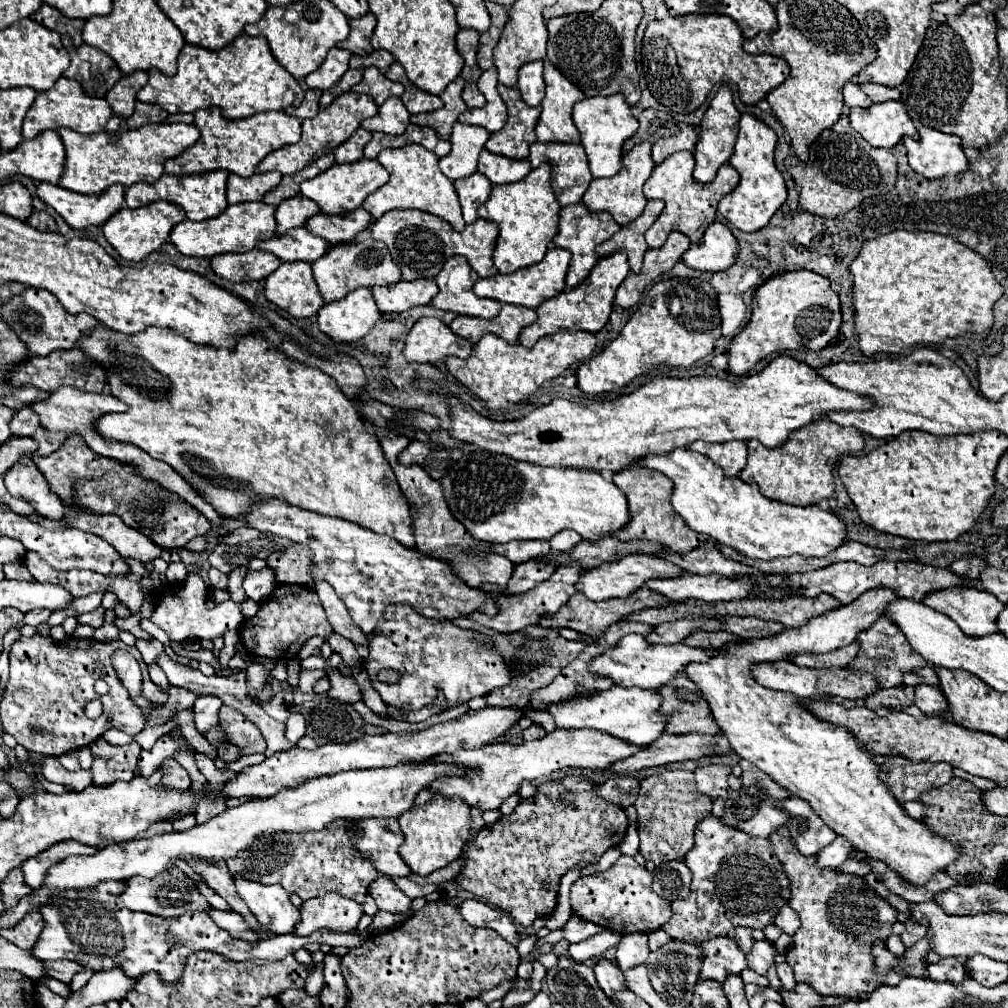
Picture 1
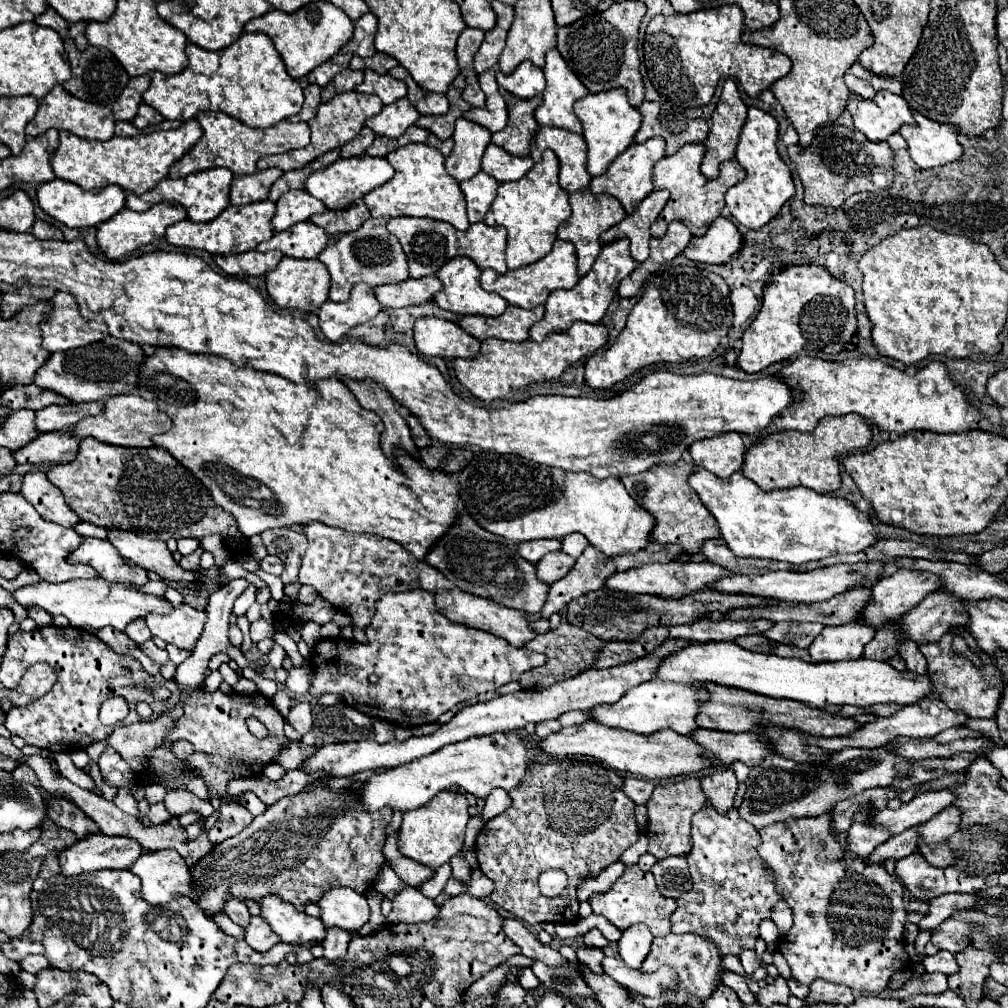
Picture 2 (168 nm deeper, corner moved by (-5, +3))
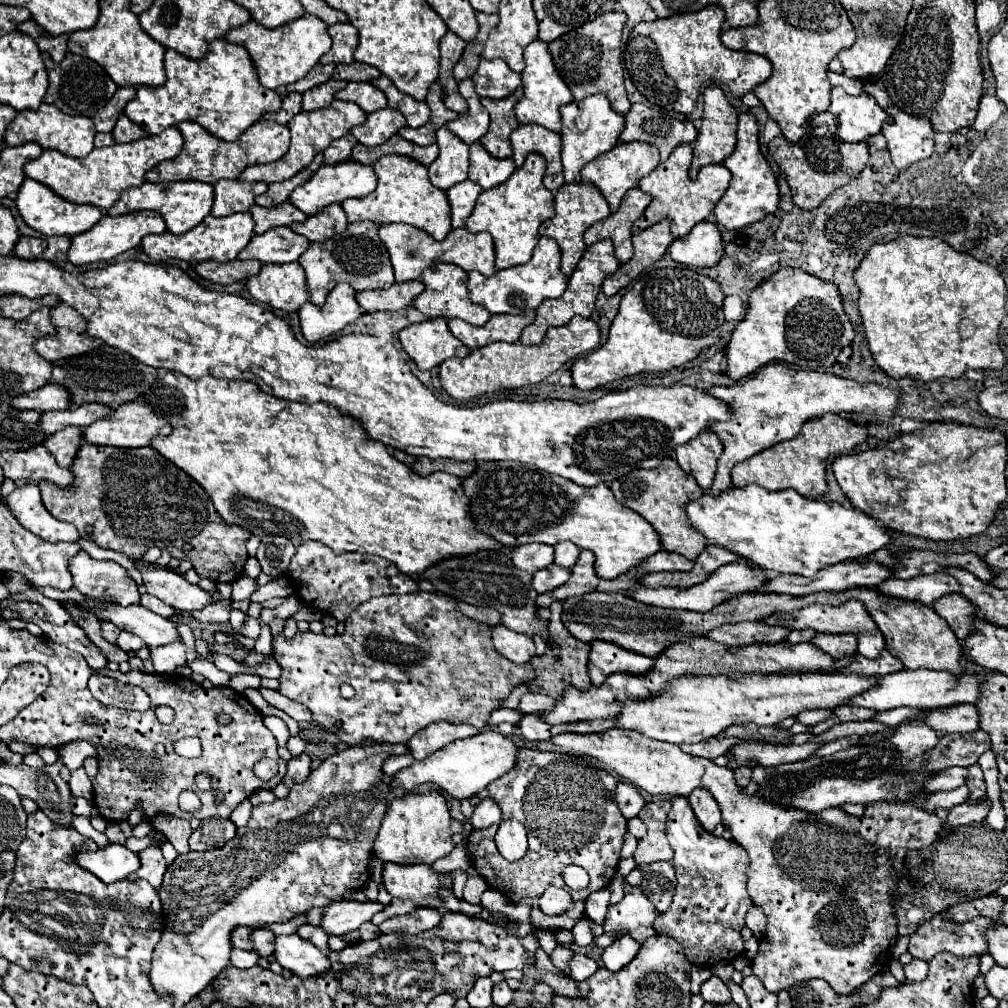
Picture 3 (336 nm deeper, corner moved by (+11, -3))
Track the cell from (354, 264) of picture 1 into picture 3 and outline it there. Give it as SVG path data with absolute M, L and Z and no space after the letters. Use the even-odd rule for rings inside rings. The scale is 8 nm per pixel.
M374 222L348 224L342 234L332 236L330 240L320 244L310 244L310 248L300 256L298 262L306 270L310 302L316 306L322 306L330 290L340 282L348 282L356 292L390 288L394 284L392 264L386 246L378 238L378 224Z

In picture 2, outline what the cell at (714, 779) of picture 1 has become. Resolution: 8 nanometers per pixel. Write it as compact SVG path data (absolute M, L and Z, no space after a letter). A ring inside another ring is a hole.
M732 768L714 770L712 774L702 778L702 790L720 814L726 814L734 808L736 788L738 788L738 780Z

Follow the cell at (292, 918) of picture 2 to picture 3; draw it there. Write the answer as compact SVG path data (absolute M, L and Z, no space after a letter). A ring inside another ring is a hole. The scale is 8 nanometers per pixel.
M298 934L276 936L274 940L274 958L282 968L292 970L300 978L324 974L330 968L328 956L324 956L310 940L300 938Z

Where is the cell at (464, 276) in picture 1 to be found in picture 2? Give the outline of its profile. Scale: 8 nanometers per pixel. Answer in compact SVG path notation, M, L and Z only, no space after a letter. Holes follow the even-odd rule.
M452 258L448 260L436 276L442 280L442 290L432 298L440 308L450 310L454 314L480 314L480 316L500 316L506 310L506 300L482 290L480 286L480 268L470 258Z

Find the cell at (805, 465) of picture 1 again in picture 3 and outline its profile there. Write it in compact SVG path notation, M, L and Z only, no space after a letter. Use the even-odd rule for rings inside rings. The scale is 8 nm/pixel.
M824 414L820 418L812 418L802 426L802 432L796 438L774 444L774 446L766 448L764 452L758 452L756 456L736 464L732 468L732 486L744 488L748 484L758 484L758 486L766 488L768 492L792 488L808 498L824 496L828 492L826 476L824 476L826 474L826 458L830 454L848 454L854 446L864 442L866 436L868 436L868 432L862 424L856 424L854 420L848 420L844 416Z

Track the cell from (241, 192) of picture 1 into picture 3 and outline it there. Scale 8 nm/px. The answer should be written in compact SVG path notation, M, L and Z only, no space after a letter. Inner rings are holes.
M220 180L214 184L212 216L230 216L236 212L248 212L258 194L264 194L264 182Z

